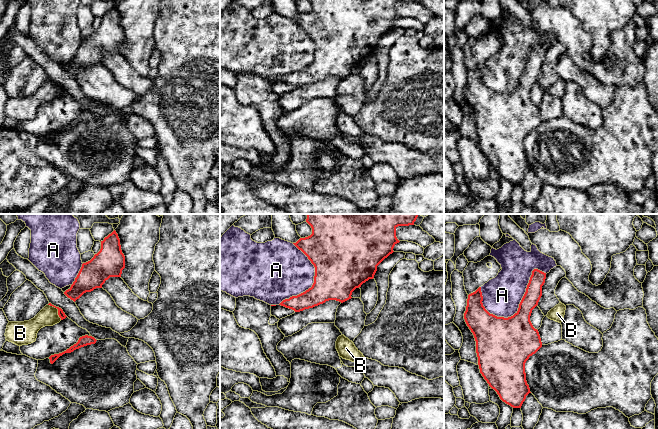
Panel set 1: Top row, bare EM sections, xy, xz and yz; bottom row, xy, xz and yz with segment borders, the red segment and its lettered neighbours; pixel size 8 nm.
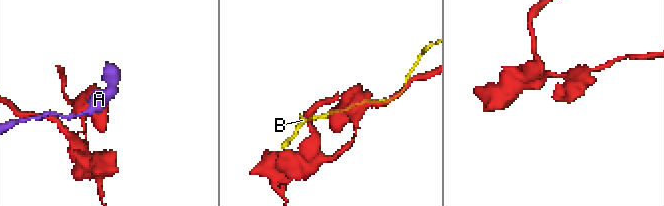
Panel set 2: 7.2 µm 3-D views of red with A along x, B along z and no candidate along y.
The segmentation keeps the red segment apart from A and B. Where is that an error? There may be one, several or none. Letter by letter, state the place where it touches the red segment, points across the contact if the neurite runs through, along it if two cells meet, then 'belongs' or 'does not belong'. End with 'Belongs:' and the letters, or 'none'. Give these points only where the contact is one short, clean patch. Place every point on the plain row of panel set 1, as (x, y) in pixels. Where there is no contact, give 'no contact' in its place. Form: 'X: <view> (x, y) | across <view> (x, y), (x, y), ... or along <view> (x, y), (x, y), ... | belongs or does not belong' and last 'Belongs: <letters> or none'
A: yz (521, 77) | does not belong
B: xy (58, 86) | along xy (48, 80), (57, 85), (57, 90), (61, 95) | does not belong
Belongs: none

